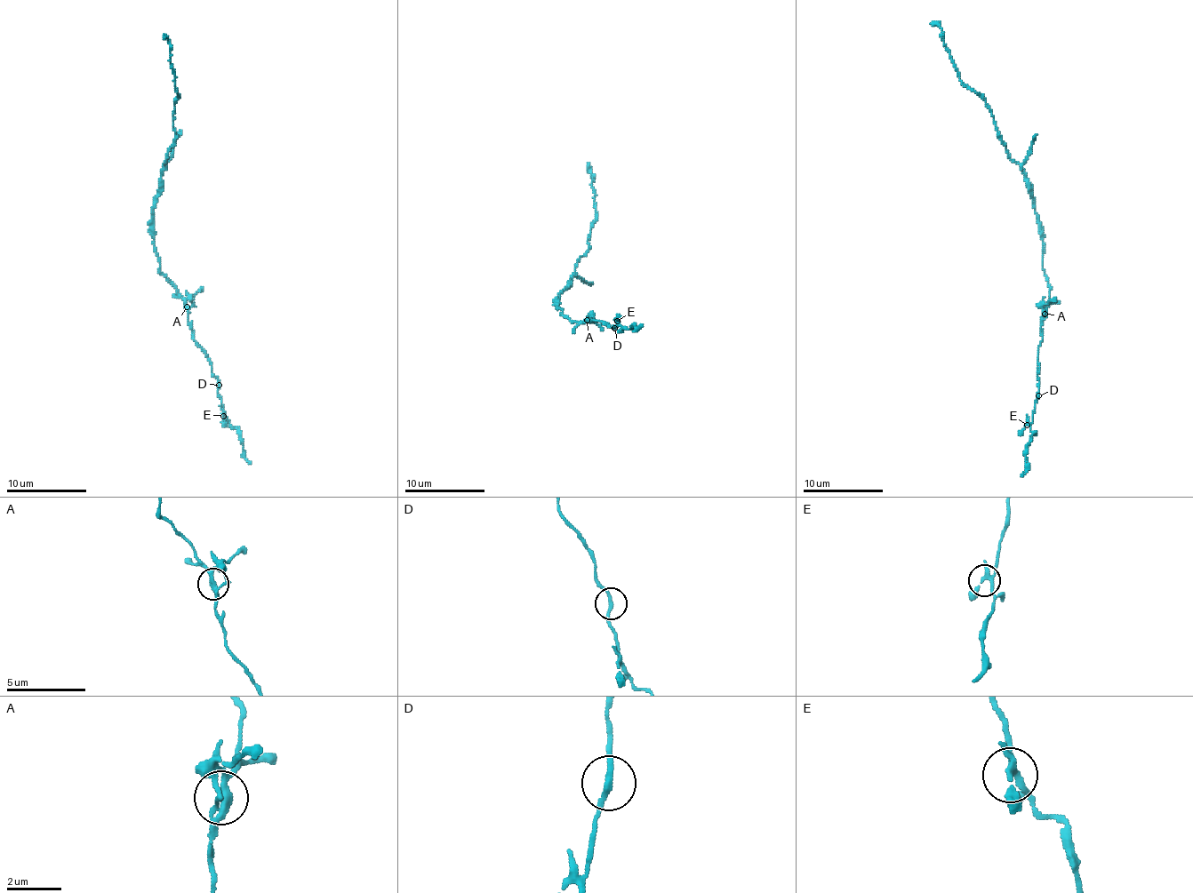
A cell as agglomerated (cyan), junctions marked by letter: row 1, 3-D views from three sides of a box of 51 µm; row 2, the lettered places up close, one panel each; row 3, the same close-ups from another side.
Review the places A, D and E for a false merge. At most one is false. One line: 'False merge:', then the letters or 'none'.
False merge: none

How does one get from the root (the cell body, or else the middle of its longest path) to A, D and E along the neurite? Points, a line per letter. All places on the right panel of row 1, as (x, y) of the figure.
A: (1041, 239), (1042, 269), (1050, 289), (1049, 306), (1044, 313)
D: (1041, 239), (1042, 269), (1050, 289), (1049, 306), (1041, 327), (1043, 341), (1038, 347), (1038, 394)
E: (1041, 239), (1049, 306), (1043, 319), (1043, 341), (1038, 347), (1039, 398), (1032, 421), (1027, 425)

